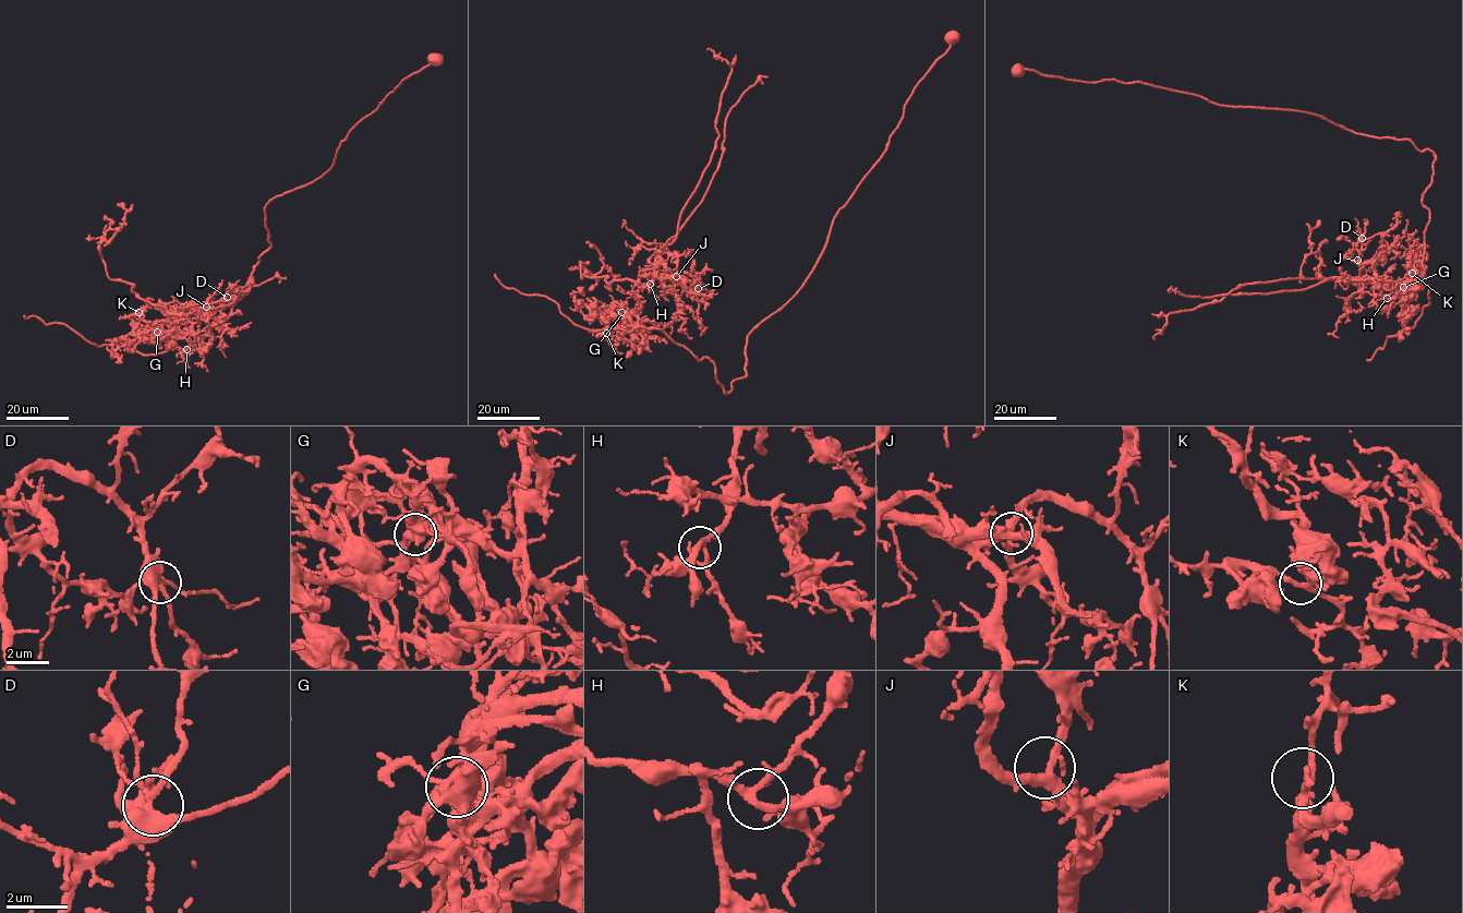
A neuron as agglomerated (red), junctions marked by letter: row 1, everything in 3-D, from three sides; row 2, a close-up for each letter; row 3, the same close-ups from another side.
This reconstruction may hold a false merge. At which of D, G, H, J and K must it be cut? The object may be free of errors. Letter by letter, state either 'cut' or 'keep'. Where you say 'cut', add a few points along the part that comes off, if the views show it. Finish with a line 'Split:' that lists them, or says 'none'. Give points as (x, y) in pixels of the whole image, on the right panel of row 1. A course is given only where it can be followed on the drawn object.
D: keep
G: cut | (1403, 287), (1423, 288), (1431, 151), (1315, 113), (1012, 72)
H: keep
J: keep
K: keep
Split: G

